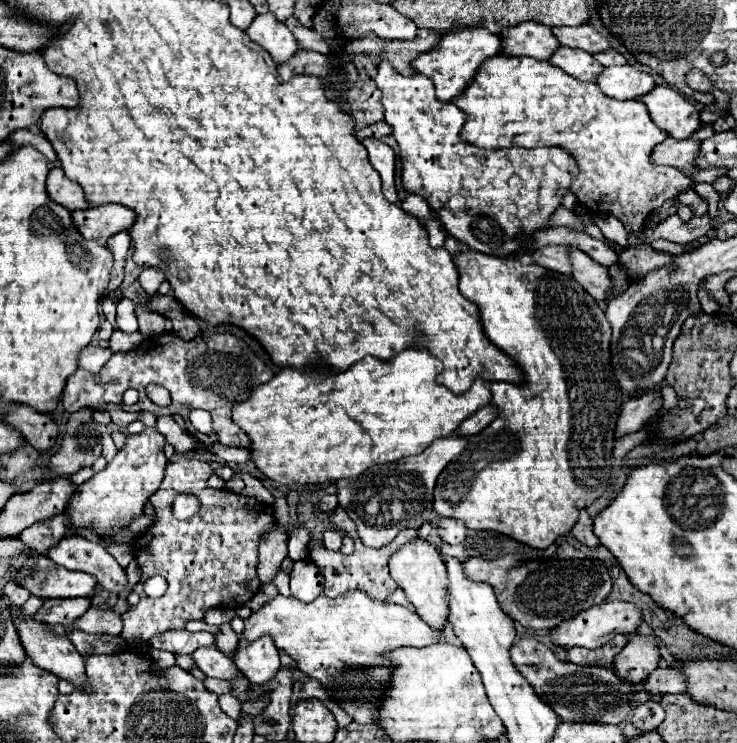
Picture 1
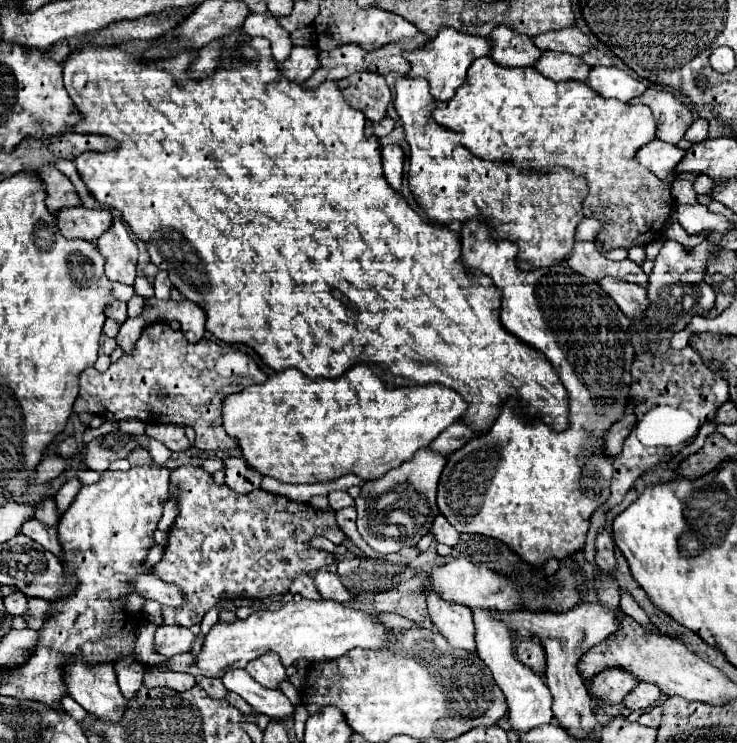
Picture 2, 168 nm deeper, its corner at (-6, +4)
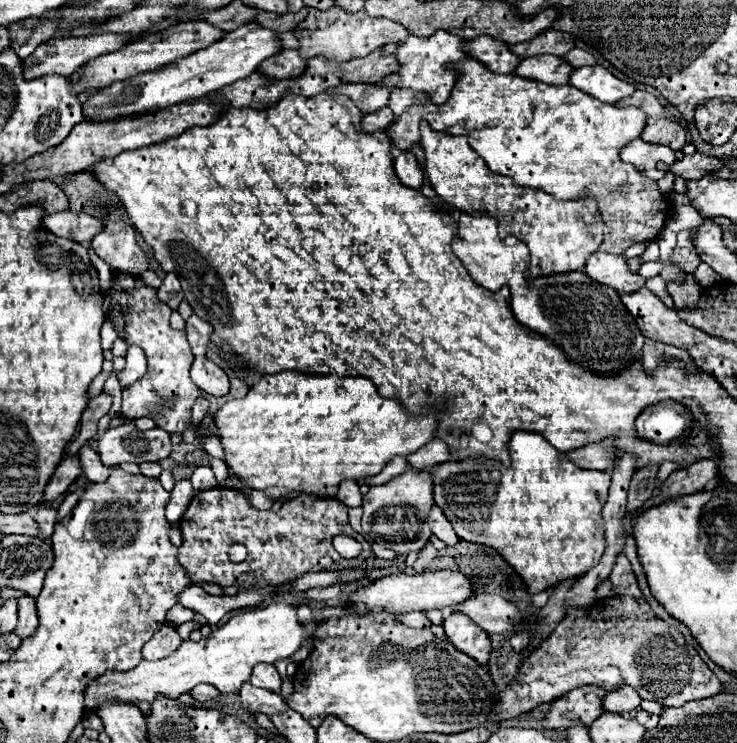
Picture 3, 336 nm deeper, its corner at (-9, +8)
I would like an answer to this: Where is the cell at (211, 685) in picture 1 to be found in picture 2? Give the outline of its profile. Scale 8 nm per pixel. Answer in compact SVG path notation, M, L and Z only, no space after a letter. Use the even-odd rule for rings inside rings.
M200 678L200 686L206 688L206 692L212 698L224 698L228 694L228 690L222 684L222 678Z

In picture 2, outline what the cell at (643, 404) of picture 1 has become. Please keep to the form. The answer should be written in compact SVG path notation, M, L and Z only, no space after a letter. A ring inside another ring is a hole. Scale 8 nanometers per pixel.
M626 412L616 424L612 424L612 428L608 430L608 436L604 436L604 448L608 448L608 456L616 456L622 452L622 444L632 432L632 428L636 426L636 422L638 422L636 414Z

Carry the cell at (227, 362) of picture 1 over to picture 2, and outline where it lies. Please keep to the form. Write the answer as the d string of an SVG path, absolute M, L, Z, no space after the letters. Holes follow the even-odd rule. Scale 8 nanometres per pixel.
M156 322L144 328L136 348L106 372L88 368L80 374L80 392L74 402L74 412L92 412L104 420L128 420L138 418L146 424L180 424L192 426L196 430L194 446L200 450L232 450L238 448L238 440L230 436L222 426L222 402L234 394L242 392L252 384L266 380L262 368L248 358L248 366L240 372L222 372L216 364L228 358L232 346L218 344L202 338L198 344L190 344L182 332L172 332L166 322ZM162 384L168 392L166 400L158 400L156 388Z

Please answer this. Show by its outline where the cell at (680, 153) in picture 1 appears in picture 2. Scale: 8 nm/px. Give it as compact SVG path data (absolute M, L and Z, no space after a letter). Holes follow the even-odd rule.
M652 140L646 146L640 148L640 152L636 152L636 160L640 160L642 166L650 168L658 178L666 178L672 180L674 178L674 170L678 166L678 162L684 158L686 150L662 142L662 140Z

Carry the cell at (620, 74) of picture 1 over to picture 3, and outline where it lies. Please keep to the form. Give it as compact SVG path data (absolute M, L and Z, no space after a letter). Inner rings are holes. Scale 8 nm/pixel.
M581 66L573 70L569 76L569 84L605 104L615 104L621 98L631 96L631 92L635 92L633 84L615 78L603 66Z

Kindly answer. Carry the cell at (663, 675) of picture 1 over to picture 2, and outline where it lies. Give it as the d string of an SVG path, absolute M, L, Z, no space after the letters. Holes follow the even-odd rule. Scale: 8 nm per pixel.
M640 682L634 692L630 692L626 698L624 698L624 706L628 706L630 710L646 710L650 704L654 702L664 702L666 700L666 694L656 686L656 684L648 684L648 682Z

